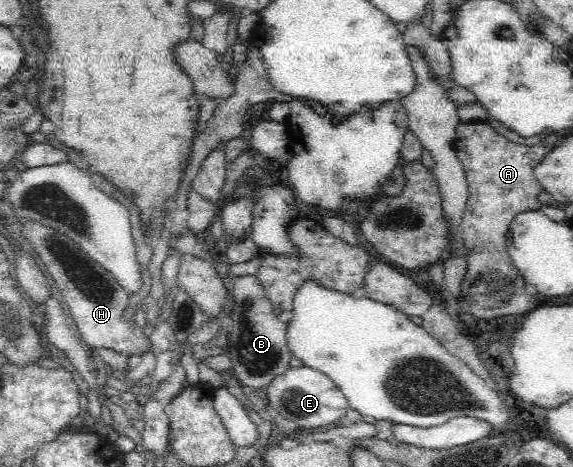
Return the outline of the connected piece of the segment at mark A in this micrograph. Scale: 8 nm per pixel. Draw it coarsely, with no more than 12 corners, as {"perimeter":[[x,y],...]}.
{"perimeter":[[460,122],[468,183],[459,223],[465,309],[527,313],[505,234],[541,208],[551,148]]}

